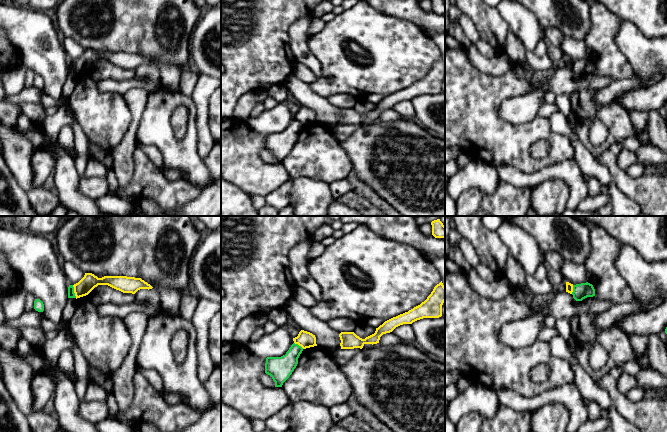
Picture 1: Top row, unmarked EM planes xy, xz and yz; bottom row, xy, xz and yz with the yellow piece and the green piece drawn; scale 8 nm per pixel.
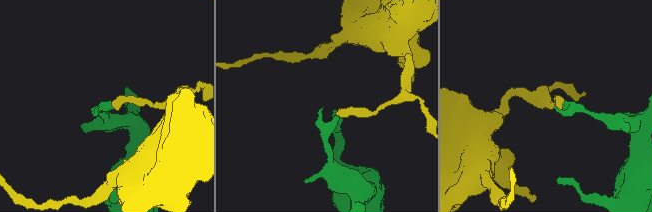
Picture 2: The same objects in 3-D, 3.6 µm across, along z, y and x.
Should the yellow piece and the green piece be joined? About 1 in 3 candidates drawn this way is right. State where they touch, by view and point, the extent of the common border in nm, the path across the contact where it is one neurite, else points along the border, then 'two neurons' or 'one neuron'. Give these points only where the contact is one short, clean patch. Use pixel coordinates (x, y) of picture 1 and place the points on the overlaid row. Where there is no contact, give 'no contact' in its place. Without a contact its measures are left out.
meets yellow in xy at (74, 291); contact 110 nm long; border along xy (72, 285), (76, 297); two neurons

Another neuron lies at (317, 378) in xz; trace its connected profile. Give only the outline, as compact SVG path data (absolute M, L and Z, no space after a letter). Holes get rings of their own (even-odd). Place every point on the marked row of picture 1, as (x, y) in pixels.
M318 346L303 349L296 368L282 387L291 402L307 401L327 407L346 403L353 394L351 384L333 355Z

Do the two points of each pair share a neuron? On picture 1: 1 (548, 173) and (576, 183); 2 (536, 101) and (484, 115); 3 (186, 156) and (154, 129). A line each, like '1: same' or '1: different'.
1: same
2: different
3: same

